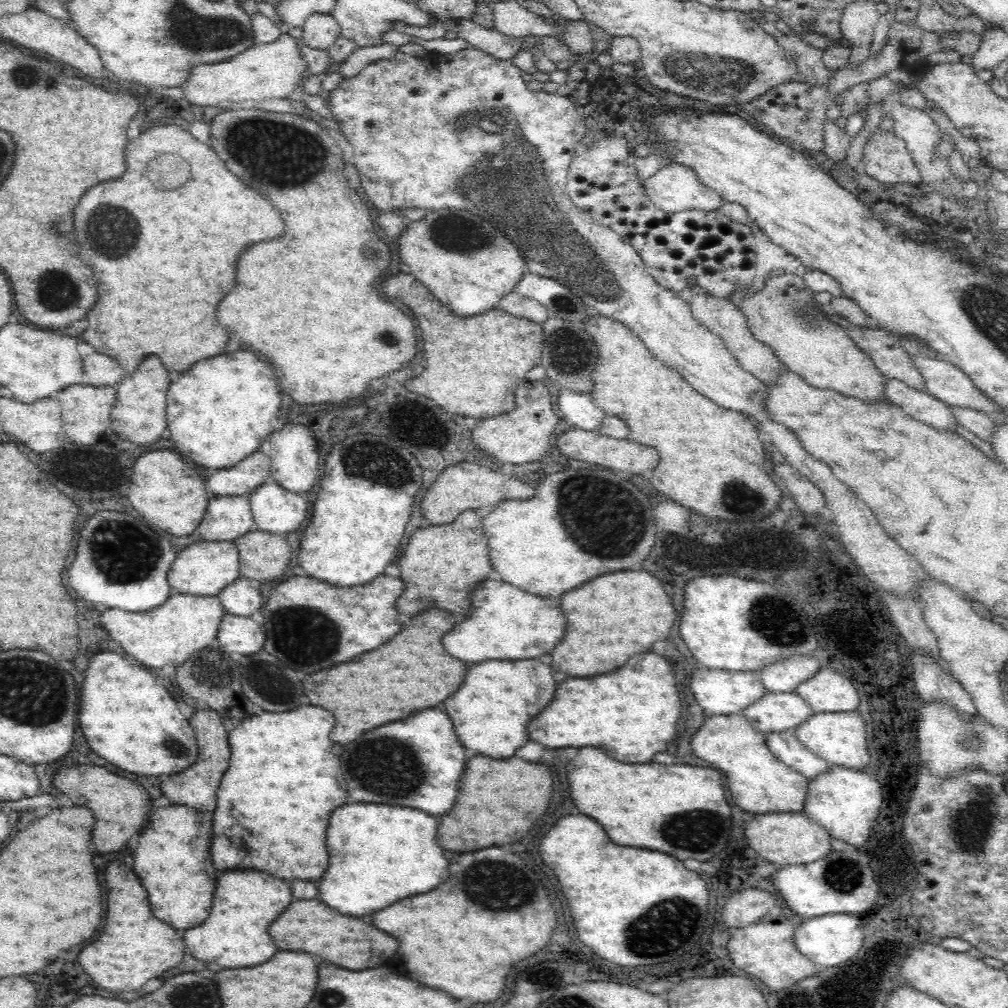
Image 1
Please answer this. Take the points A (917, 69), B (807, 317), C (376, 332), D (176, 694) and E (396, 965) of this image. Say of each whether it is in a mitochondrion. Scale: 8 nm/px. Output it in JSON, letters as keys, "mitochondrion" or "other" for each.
{"A":"other","B":"mitochondrion","C":"mitochondrion","D":"other","E":"other"}

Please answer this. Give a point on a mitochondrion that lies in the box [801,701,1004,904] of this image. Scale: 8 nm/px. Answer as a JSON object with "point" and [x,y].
{"point":[972,824]}

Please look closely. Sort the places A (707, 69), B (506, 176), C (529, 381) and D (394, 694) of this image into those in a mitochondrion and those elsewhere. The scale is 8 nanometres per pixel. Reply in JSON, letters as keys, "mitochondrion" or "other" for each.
{"A":"mitochondrion","B":"mitochondrion","C":"other","D":"other"}

